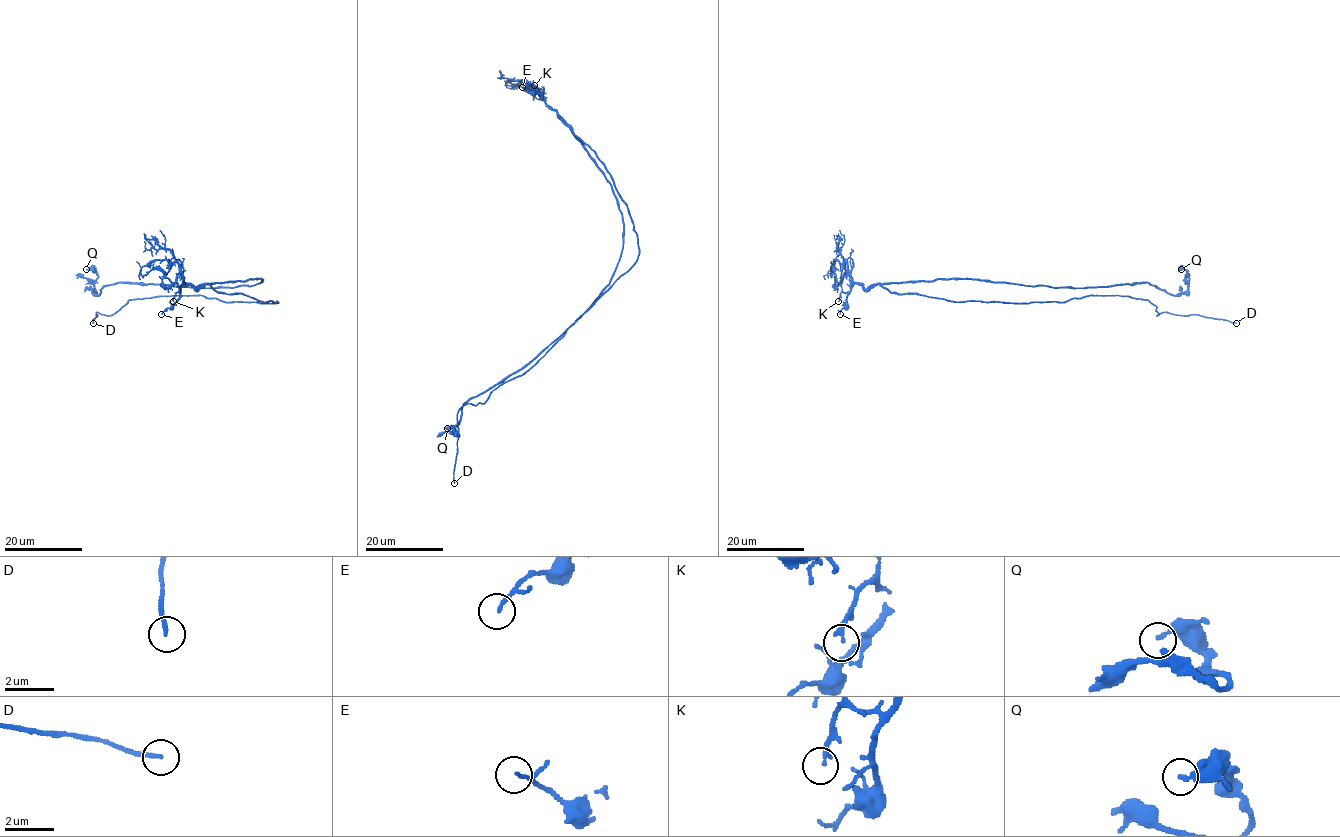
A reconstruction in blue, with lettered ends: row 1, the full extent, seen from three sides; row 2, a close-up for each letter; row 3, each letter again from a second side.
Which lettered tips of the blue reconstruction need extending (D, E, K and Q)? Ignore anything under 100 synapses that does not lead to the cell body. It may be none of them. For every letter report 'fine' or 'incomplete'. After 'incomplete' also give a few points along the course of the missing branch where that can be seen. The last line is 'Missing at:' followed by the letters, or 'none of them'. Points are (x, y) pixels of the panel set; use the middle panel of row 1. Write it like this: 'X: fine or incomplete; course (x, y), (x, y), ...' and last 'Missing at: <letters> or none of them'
D: incomplete; course (454, 483), (457, 496), (476, 502), (481, 508), (484, 506)
E: fine
K: fine
Q: fine
Missing at: D

